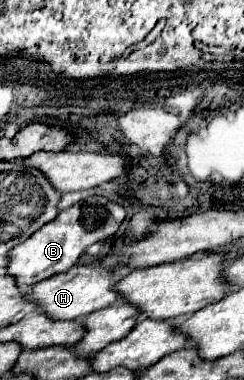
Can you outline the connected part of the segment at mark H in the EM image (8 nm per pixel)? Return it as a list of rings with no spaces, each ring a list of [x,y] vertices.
[[[100,263],[86,267],[82,265],[82,267],[72,267],[68,273],[60,273],[32,285],[30,289],[26,289],[24,297],[36,303],[40,313],[48,315],[52,321],[72,321],[120,301],[120,295],[110,289],[110,281],[112,281],[112,271],[108,271],[108,265],[102,267]]]

